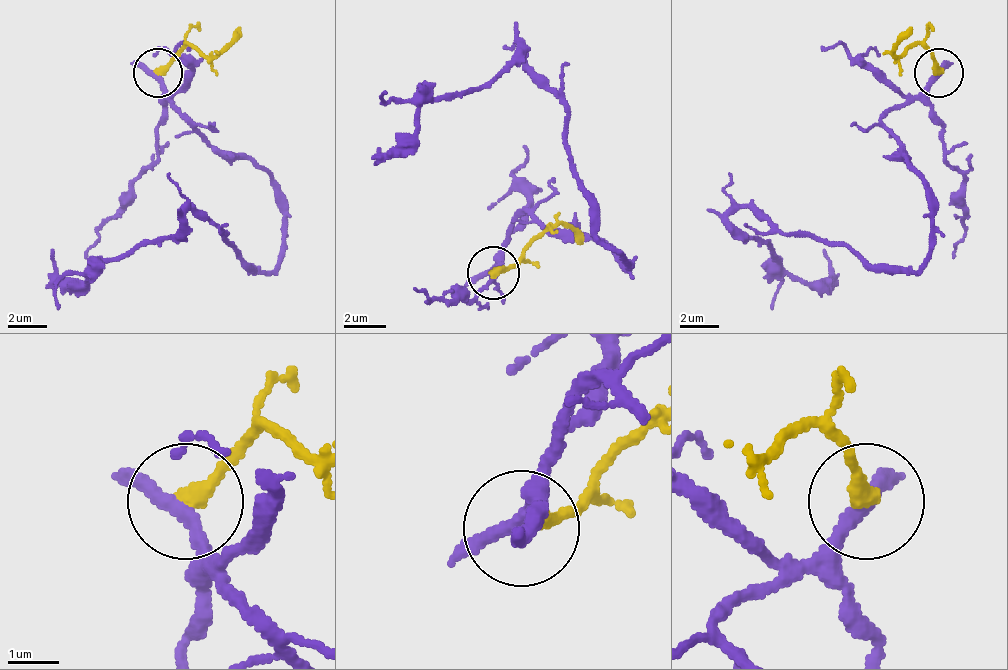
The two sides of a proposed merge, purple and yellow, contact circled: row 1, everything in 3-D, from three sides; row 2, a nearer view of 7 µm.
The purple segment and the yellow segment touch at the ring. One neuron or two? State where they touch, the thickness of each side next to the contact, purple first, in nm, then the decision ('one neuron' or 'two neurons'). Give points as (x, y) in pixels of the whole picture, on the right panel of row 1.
place (938, 73); calibres 240 and 360 nm; two neurons

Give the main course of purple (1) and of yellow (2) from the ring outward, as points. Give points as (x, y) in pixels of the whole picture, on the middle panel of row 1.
1: (492, 274), (523, 216), (629, 263), (597, 237), (566, 99), (523, 47), (375, 147)
2: (492, 274), (555, 226), (581, 242)

